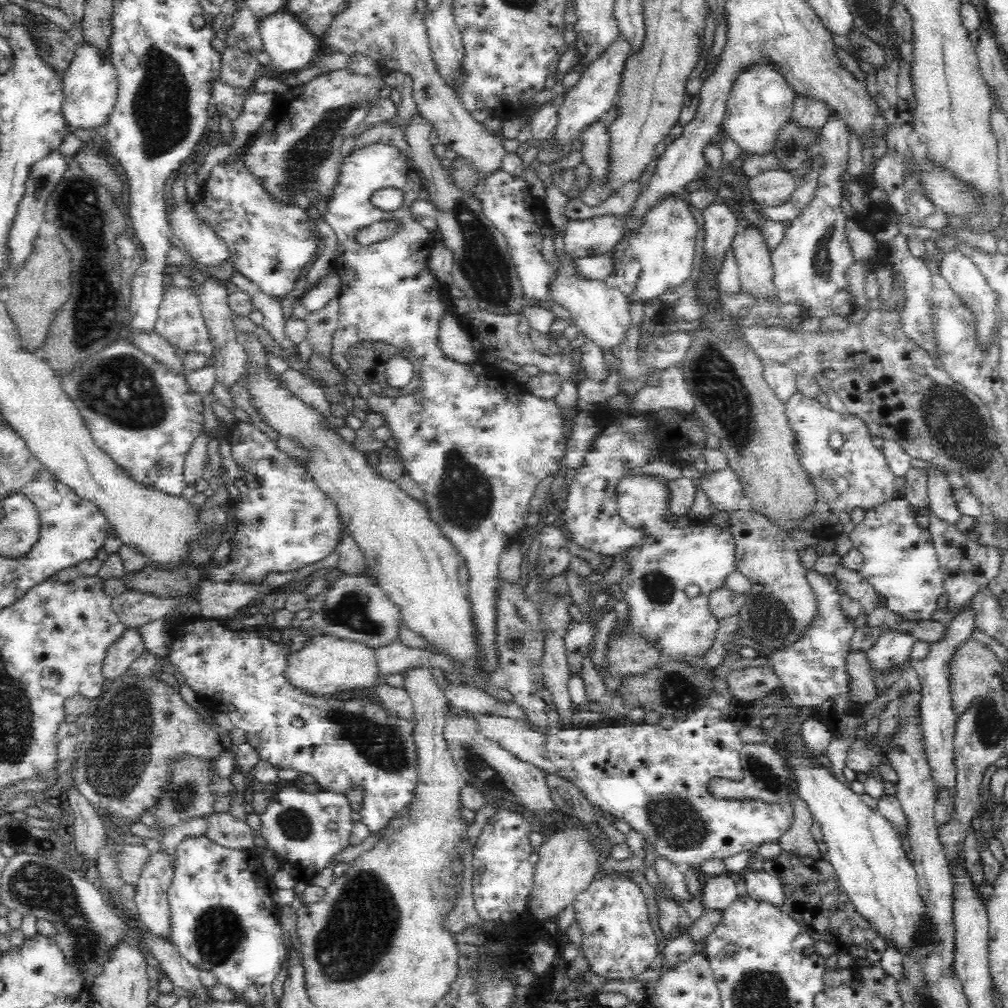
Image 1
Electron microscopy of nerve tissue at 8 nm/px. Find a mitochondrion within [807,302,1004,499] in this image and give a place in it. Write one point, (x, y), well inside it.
(961, 431)

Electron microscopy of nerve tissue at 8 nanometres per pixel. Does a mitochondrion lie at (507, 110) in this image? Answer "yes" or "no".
no

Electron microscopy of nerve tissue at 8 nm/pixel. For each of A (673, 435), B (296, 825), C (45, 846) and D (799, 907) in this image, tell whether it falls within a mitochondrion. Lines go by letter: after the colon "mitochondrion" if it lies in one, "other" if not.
A: other
B: mitochondrion
C: mitochondrion
D: other

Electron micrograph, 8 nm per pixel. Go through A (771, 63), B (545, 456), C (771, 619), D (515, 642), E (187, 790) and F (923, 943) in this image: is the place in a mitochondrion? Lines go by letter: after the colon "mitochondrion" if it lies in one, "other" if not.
A: other
B: other
C: mitochondrion
D: other
E: mitochondrion
F: mitochondrion

